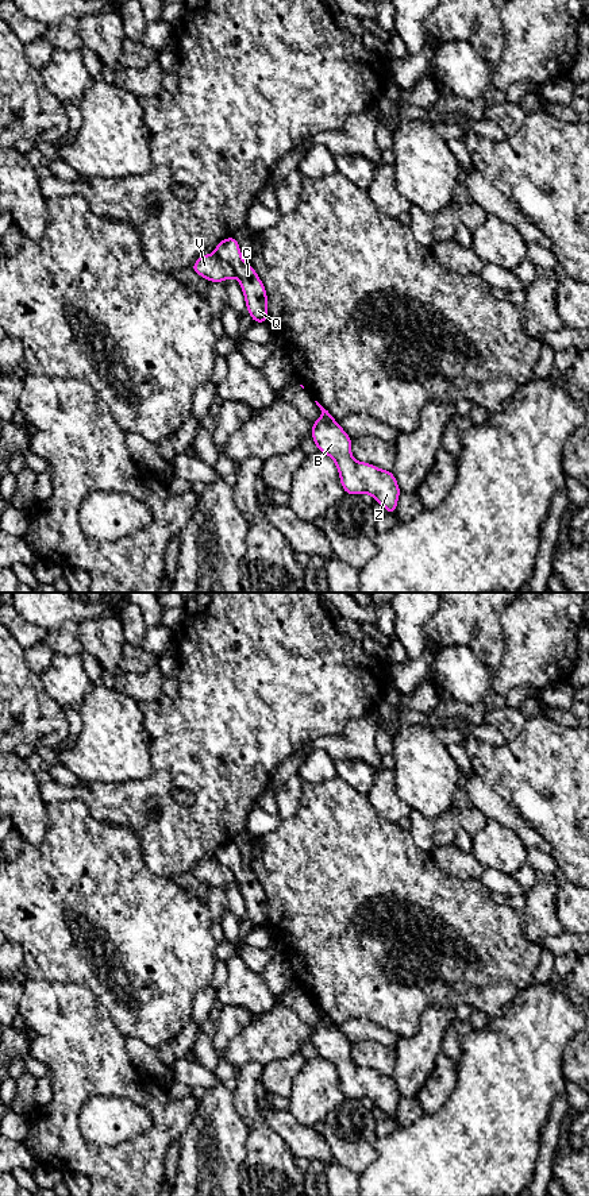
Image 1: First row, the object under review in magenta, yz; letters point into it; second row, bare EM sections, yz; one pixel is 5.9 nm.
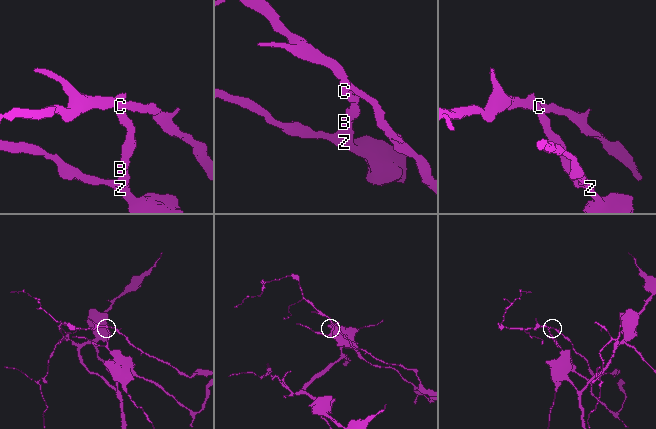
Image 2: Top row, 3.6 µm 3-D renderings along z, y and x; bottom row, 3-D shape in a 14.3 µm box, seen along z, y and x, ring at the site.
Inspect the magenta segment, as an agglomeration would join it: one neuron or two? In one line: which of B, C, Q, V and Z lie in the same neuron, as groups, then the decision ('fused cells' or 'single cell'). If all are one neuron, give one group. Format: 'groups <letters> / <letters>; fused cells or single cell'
groups B C Q Z / V; fused cells

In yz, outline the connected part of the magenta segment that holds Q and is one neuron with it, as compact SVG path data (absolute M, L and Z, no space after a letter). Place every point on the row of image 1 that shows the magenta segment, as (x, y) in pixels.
M230 236L216 244L215 254L231 265L239 279L246 308L254 323L267 323L267 293L250 263L243 262L236 238Z

